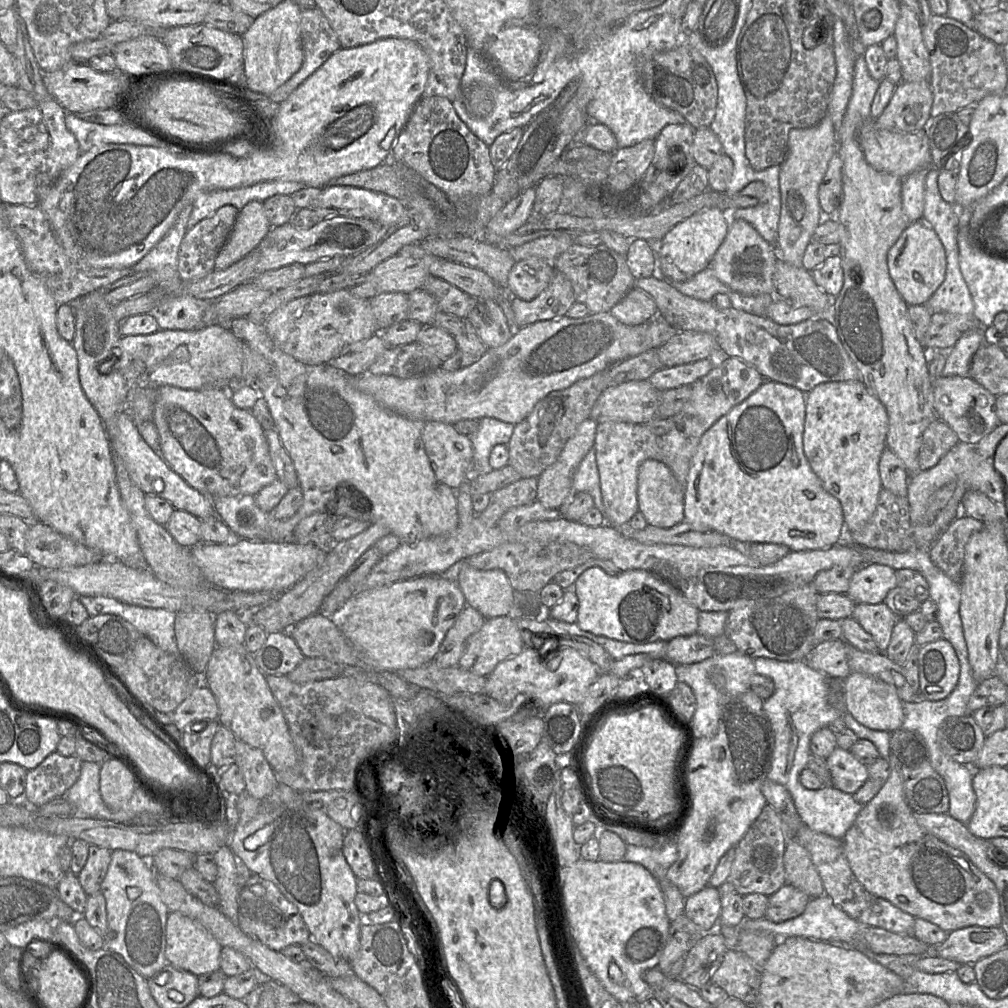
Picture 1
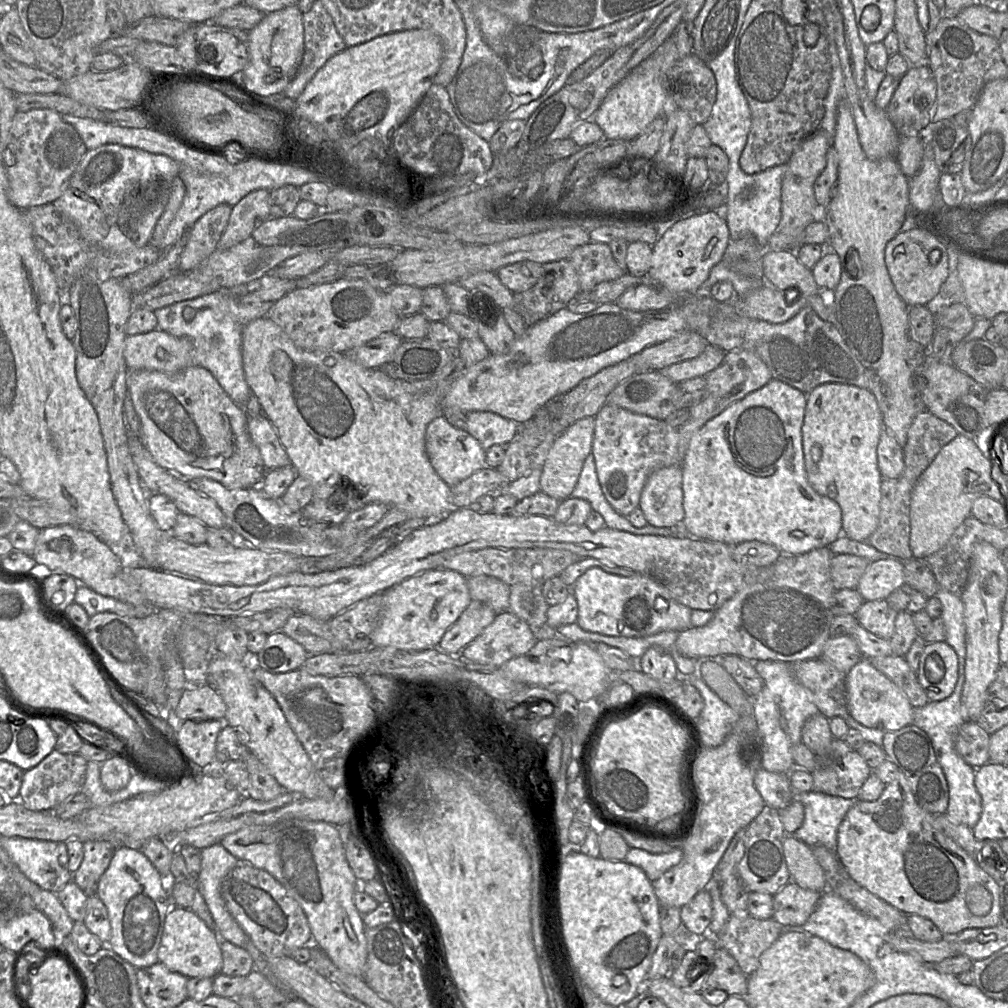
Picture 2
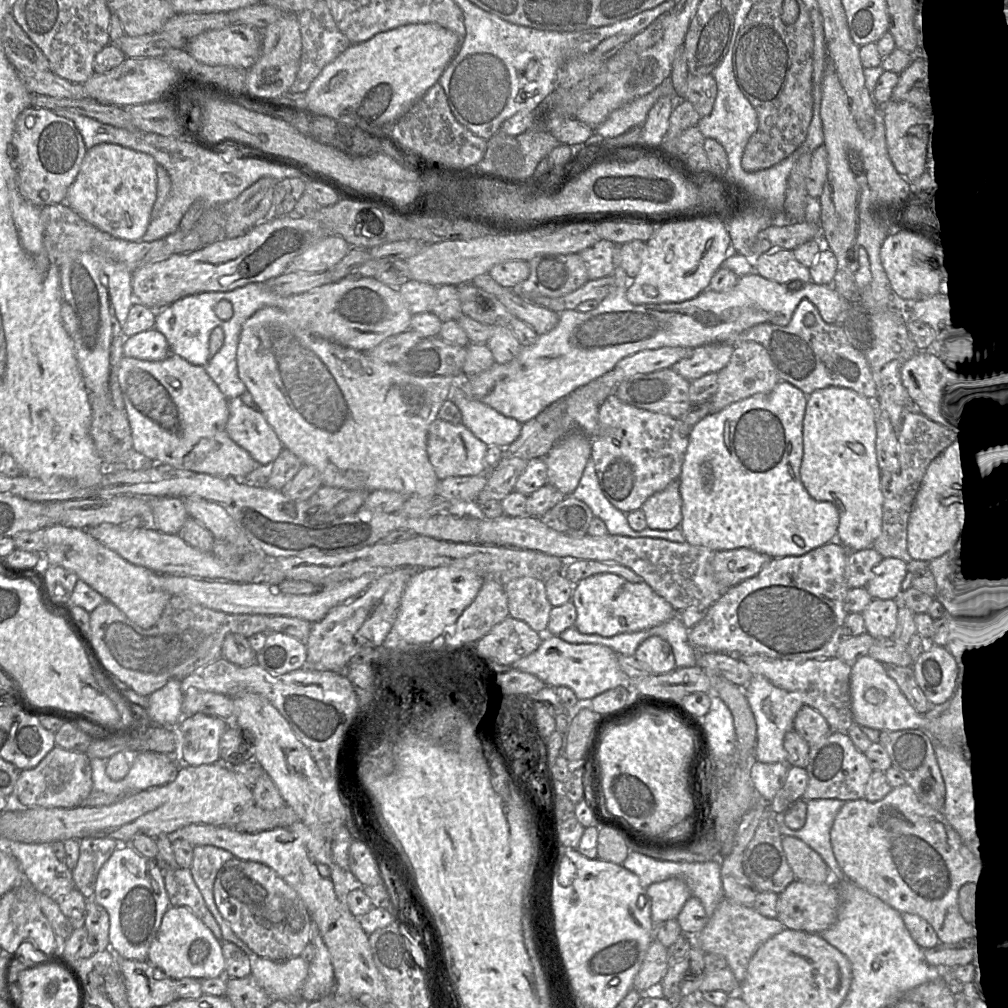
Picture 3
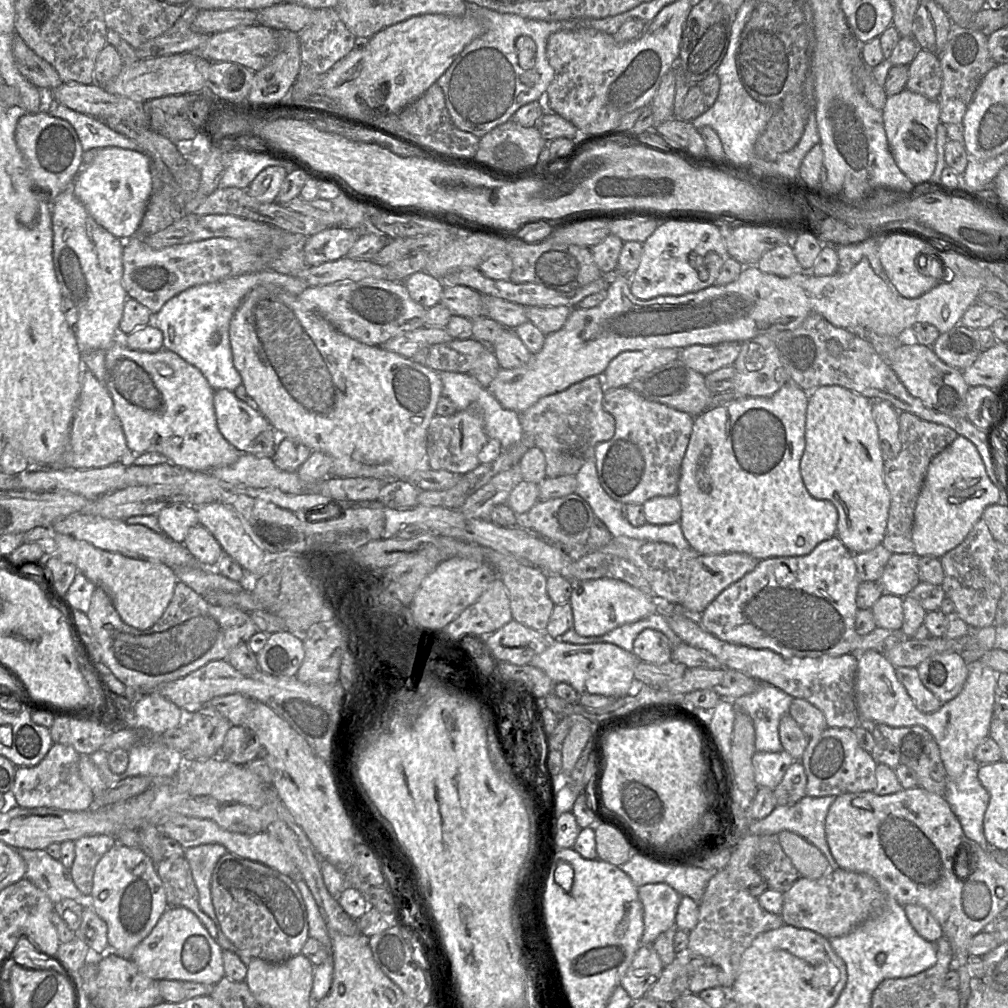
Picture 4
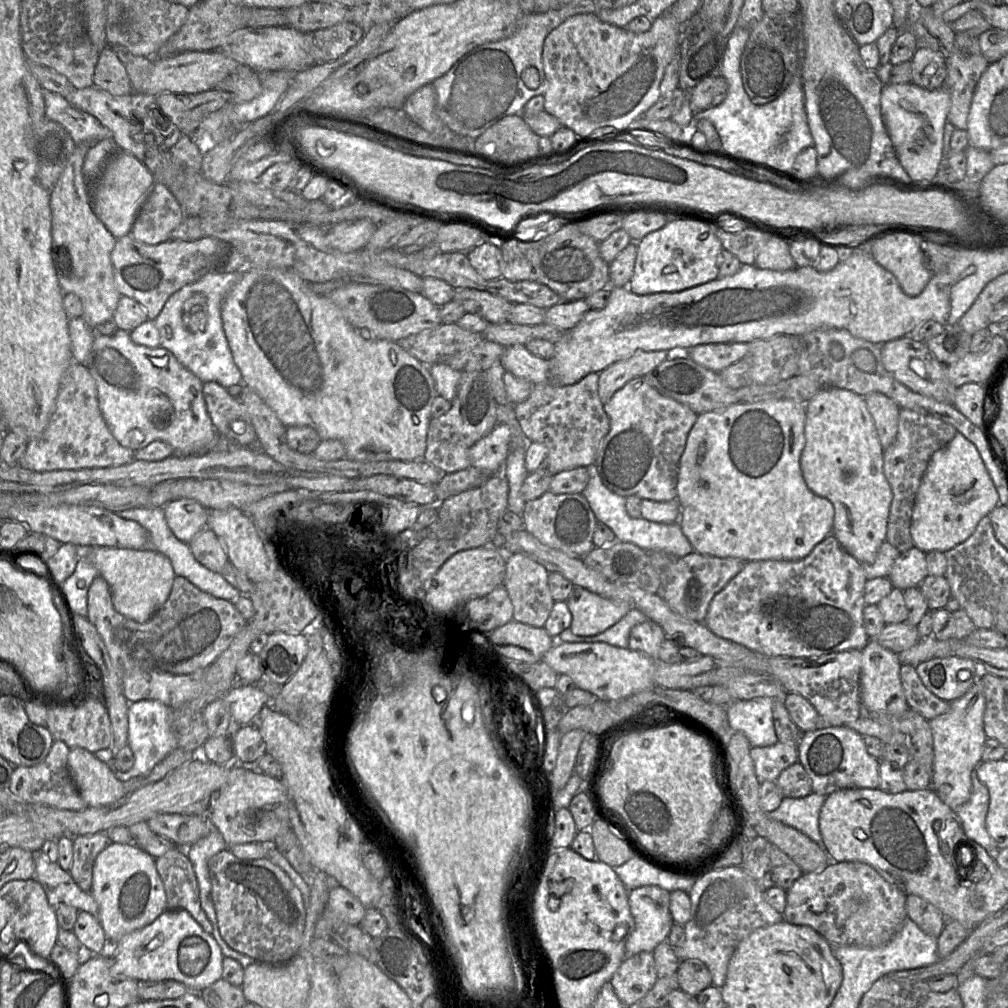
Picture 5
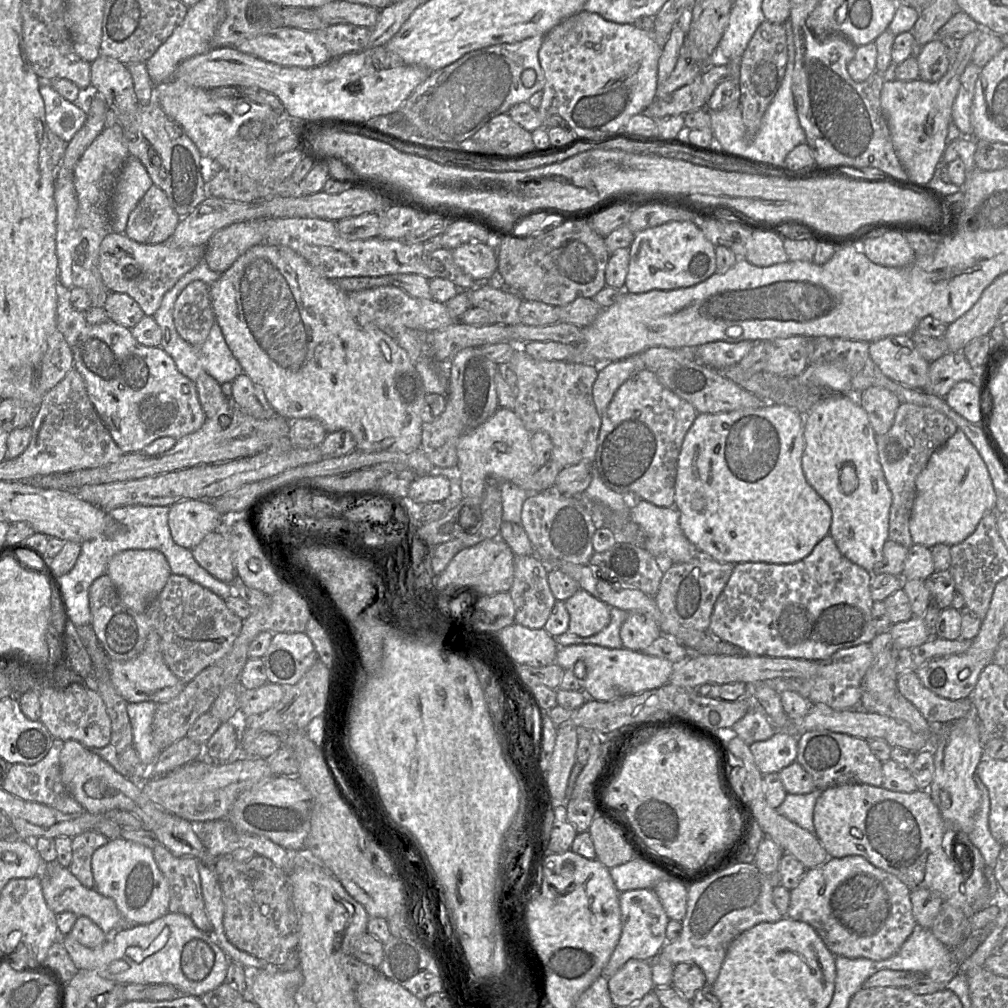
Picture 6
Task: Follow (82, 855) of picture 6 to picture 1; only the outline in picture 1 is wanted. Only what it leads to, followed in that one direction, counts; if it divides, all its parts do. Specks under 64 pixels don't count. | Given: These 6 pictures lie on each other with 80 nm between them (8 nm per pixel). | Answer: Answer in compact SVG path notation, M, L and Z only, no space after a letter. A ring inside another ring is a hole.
M89 845L86 864L77 875L80 885L87 896L100 891L101 883L111 861L111 853L112 851L106 848Z

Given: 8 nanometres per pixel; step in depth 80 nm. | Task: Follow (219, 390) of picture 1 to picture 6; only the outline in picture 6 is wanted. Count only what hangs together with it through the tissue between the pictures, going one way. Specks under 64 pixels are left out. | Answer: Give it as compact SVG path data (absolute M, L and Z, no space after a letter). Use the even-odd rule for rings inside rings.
M112 320L88 325L71 348L73 368L82 376L87 395L112 439L123 453L139 453L161 437L176 440L199 430L206 420L197 388L177 369L173 359L161 347L146 347L132 336L131 329Z

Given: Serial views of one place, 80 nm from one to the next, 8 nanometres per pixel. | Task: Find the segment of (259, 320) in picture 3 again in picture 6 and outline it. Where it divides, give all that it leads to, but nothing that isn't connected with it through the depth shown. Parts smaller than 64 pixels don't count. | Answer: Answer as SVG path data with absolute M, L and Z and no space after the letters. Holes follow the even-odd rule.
M258 244L242 254L233 265L223 272L219 279L209 286L215 322L221 328L225 342L237 359L243 373L259 386L276 413L289 421L300 418L316 419L327 433L347 430L354 436L357 447L363 451L402 451L411 452L421 448L423 421L421 413L425 403L426 391L422 378L408 353L398 343L374 324L360 325L347 308L348 293L340 289L333 280L323 277L294 250L286 246Z

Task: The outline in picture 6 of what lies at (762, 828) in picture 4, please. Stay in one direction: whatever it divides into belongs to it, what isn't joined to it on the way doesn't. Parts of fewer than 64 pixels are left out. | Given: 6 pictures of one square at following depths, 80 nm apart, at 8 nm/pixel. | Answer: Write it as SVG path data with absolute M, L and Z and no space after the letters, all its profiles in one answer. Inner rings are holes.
M815 789L807 794L787 793L783 803L776 810L800 827L816 835L813 813L816 801L823 790Z

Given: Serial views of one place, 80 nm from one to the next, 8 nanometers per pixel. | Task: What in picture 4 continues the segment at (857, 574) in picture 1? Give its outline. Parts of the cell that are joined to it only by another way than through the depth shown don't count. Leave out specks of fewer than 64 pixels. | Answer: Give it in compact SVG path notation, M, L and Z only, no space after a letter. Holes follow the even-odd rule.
M915 553L892 554L879 580L884 593L902 598L908 595L920 582L918 559Z

